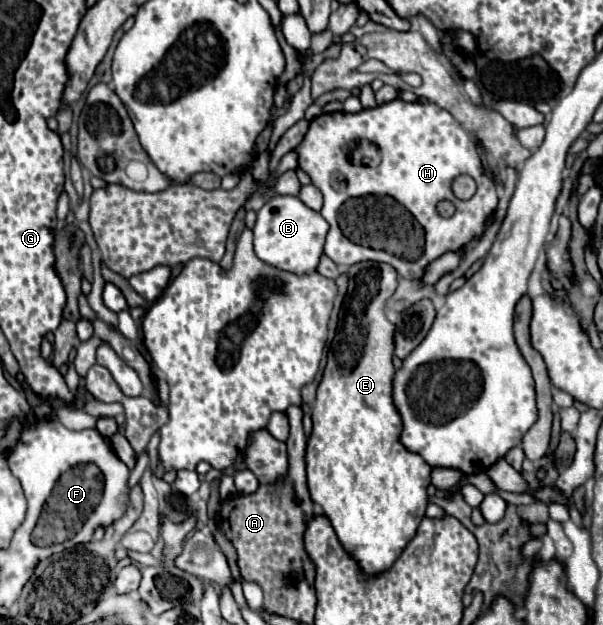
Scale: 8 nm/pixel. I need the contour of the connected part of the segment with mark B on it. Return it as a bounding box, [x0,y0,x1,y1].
[254,195,328,273]

